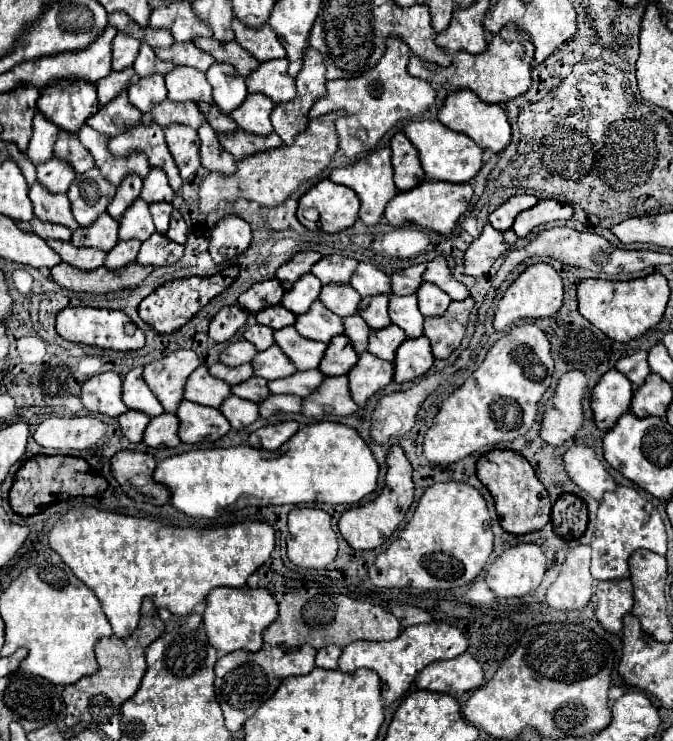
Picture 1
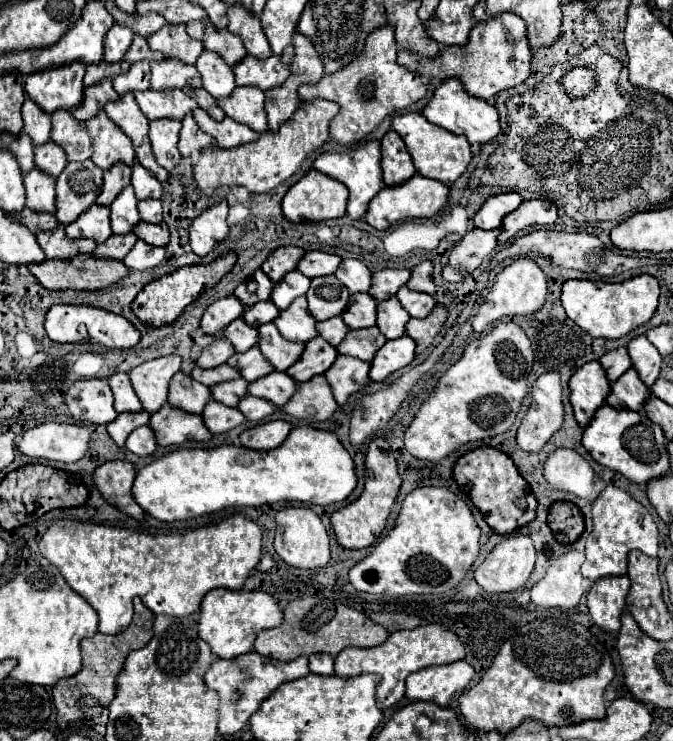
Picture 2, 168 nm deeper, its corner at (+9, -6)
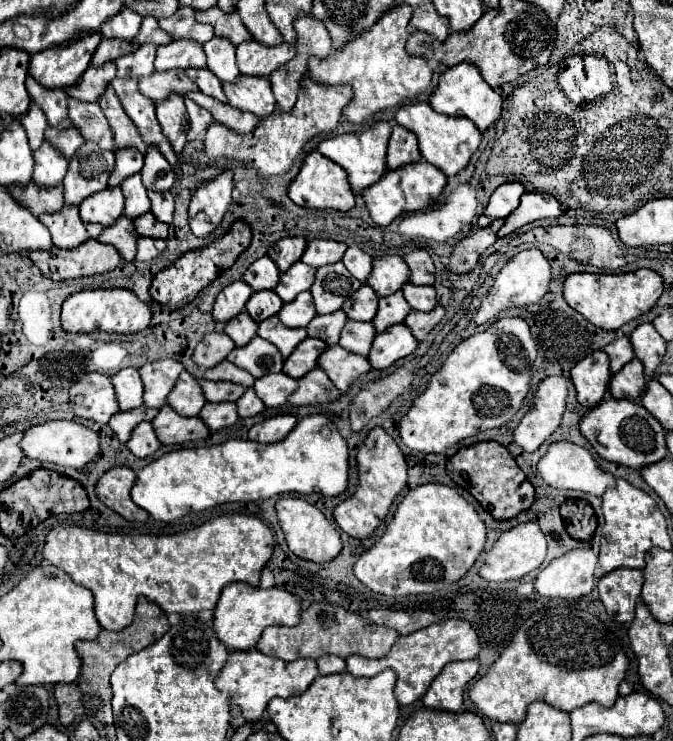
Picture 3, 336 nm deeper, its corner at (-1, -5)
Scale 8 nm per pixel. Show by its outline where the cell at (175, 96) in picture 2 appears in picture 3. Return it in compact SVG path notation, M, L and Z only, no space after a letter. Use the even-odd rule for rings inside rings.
M167 71L167 73L153 73L149 77L139 79L139 91L149 97L153 103L167 101L171 95L185 97L187 93L195 91L193 81L185 75L185 71Z

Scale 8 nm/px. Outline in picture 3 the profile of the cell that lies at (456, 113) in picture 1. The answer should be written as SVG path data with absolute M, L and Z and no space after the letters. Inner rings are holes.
M459 63L451 69L447 69L437 83L435 93L429 99L433 111L449 115L449 117L467 117L475 123L475 127L483 133L485 129L489 129L495 121L501 119L501 111L503 111L503 97L493 91L481 77L479 69L471 63Z

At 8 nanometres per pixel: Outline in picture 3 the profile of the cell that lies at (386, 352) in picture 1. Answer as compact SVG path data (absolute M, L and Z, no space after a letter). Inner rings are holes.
M347 321L343 333L341 333L341 347L351 351L351 353L359 353L363 357L369 355L371 345L377 337L377 329L371 323L359 323L359 321Z

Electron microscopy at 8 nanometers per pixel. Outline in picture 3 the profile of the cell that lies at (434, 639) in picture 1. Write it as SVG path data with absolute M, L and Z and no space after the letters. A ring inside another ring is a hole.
M447 619L447 621L441 621L441 623L433 623L429 627L423 627L415 633L411 633L411 635L397 637L391 651L381 659L367 659L367 657L361 657L361 655L349 655L347 657L347 671L355 677L375 677L383 669L393 669L397 673L395 697L397 697L399 705L409 705L409 703L417 701L427 691L427 687L435 679L435 675L449 661L475 659L479 649L481 649L479 637L467 621Z

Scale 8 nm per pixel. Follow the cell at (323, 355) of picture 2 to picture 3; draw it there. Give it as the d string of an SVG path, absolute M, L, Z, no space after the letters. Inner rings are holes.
M307 337L303 343L299 343L299 347L285 361L283 373L289 373L289 377L293 379L301 379L311 369L317 367L317 359L319 359L319 353L323 353L323 349L327 349L325 341Z

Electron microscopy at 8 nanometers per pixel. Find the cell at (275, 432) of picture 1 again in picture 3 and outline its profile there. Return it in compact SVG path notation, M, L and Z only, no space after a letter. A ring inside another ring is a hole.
M277 415L253 425L249 429L249 439L257 443L279 443L293 431L295 425L297 419L293 415Z

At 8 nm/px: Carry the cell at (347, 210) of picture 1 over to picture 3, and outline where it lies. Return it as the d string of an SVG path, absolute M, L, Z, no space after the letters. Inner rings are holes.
M313 151L305 157L303 167L295 181L289 187L289 197L293 203L305 209L337 209L337 211L347 211L355 207L355 195L351 191L351 185L347 181L347 173L333 163L331 159L323 157L321 153Z

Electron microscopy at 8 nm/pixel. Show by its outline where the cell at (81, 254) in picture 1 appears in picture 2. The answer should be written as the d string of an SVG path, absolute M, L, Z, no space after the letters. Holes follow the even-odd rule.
M57 224L55 230L39 230L37 242L41 244L47 258L73 258L77 254L91 254L97 246L91 238L77 238L71 240L65 236L65 228Z

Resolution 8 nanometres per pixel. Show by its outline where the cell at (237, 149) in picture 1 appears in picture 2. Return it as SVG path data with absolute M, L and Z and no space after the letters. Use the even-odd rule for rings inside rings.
M201 108L193 110L193 118L201 126L201 130L205 130L207 134L211 134L215 138L219 148L235 148L235 146L253 142L259 136L255 130L249 130L249 126L245 126L241 122L235 122L227 116L221 122L217 122Z

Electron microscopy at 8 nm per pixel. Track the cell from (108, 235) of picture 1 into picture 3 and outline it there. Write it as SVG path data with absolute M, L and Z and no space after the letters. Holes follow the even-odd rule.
M107 187L93 197L87 197L81 207L81 219L85 223L99 223L99 225L113 225L123 215L123 195L121 189Z

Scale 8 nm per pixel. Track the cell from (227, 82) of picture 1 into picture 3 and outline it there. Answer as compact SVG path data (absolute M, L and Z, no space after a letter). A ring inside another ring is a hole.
M213 37L203 45L205 55L207 55L207 67L221 79L223 83L233 83L241 73L235 63L235 47L231 41Z

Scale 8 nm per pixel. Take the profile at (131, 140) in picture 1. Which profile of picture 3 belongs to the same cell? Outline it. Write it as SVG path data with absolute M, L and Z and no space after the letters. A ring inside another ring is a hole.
M115 77L111 81L111 85L113 85L125 113L129 115L129 119L139 129L139 135L143 137L143 141L147 145L155 145L163 153L163 157L169 161L169 165L175 167L177 165L177 155L173 153L169 141L161 133L161 127L159 127L157 117L155 117L155 103L139 93L137 79L135 77L129 77L129 79Z

